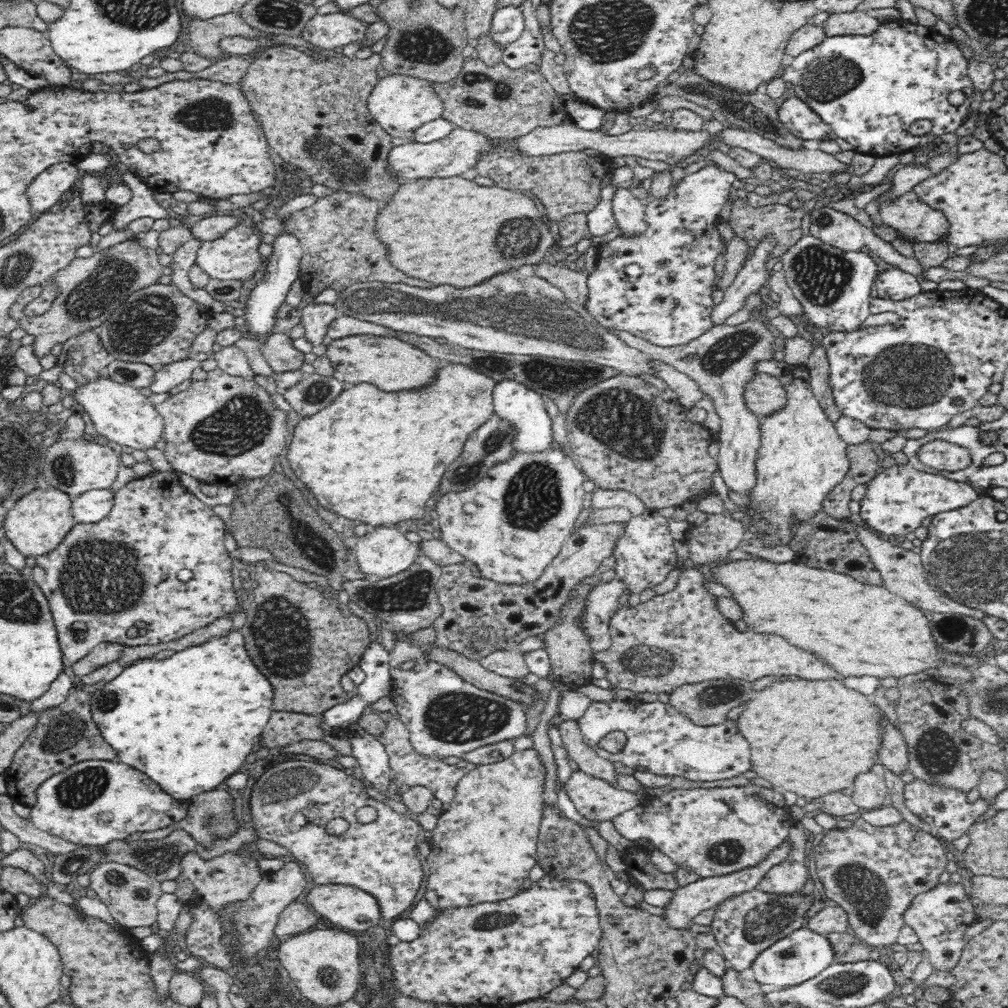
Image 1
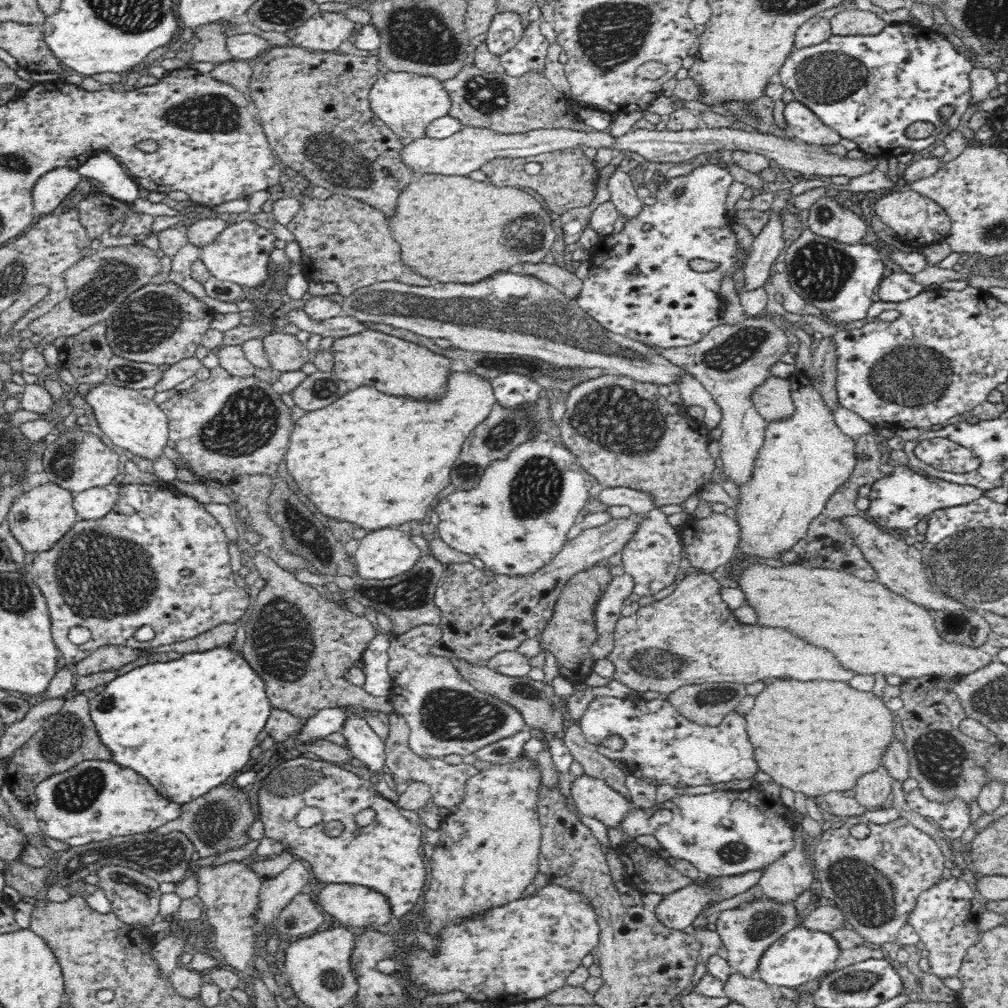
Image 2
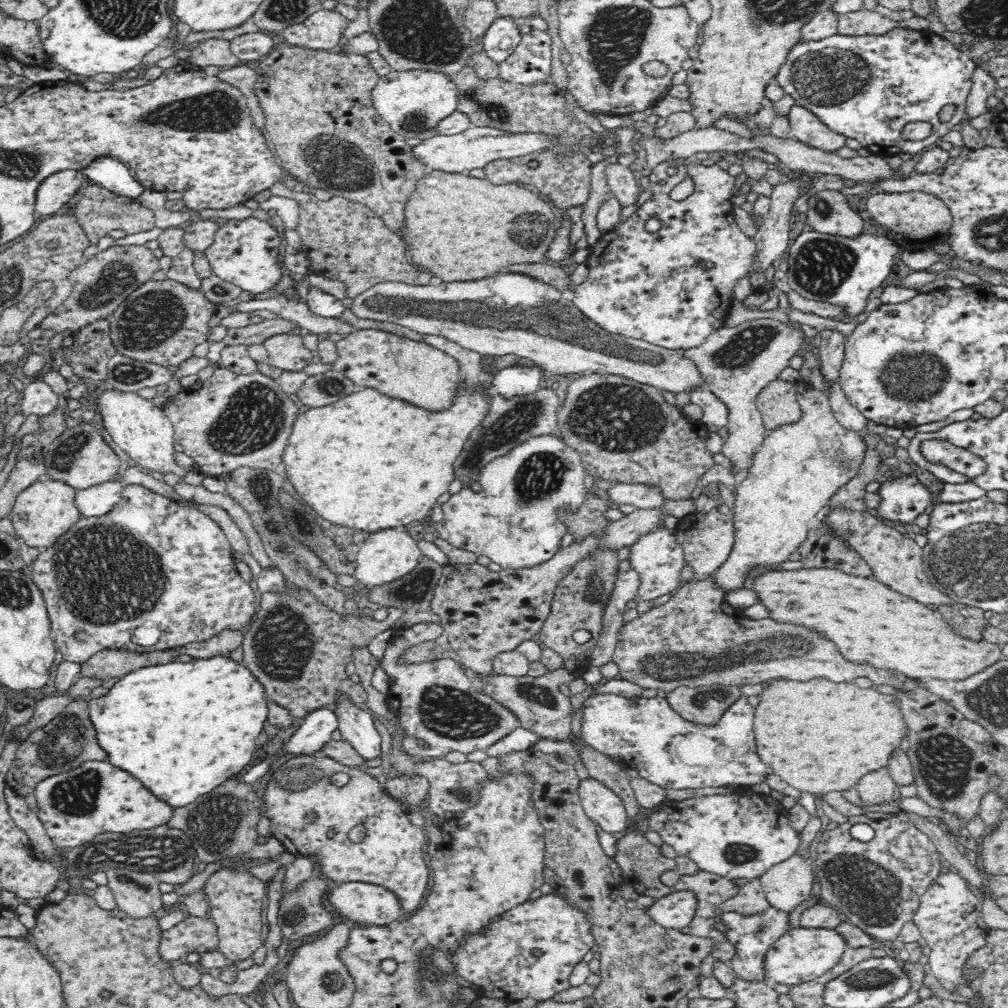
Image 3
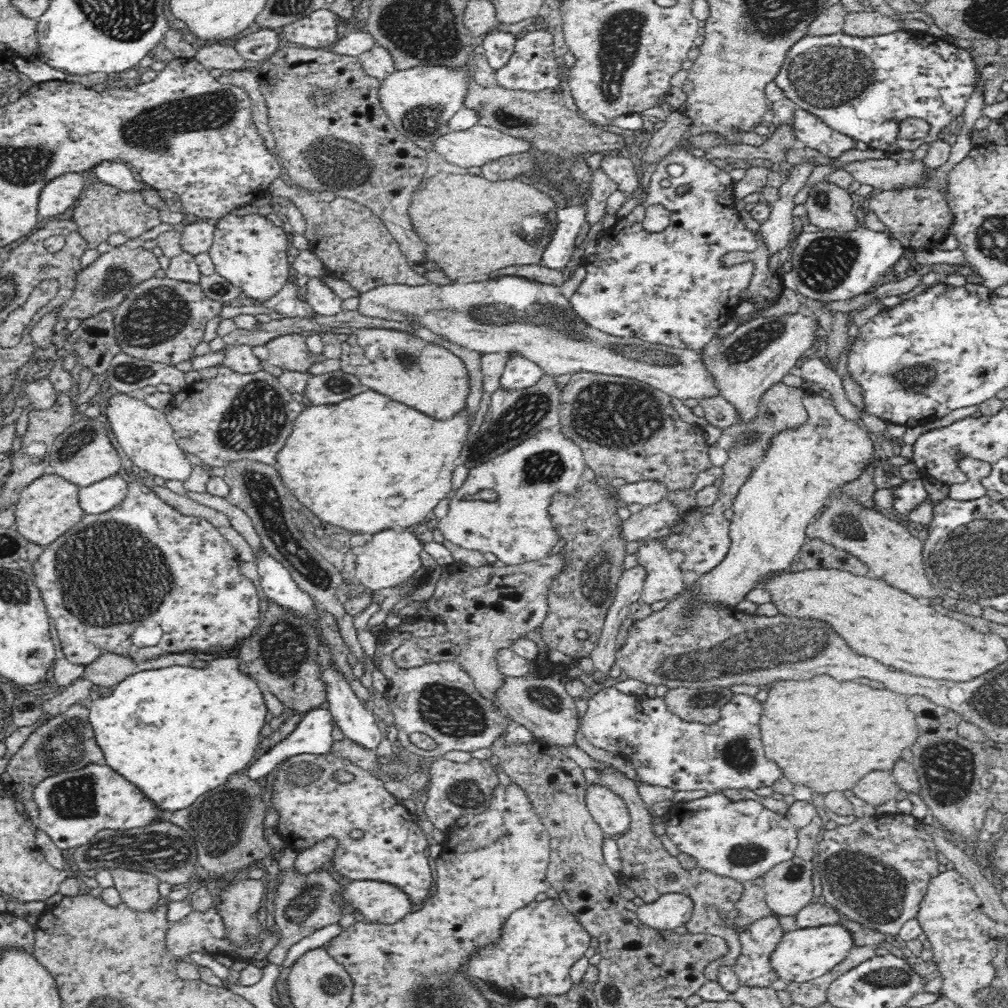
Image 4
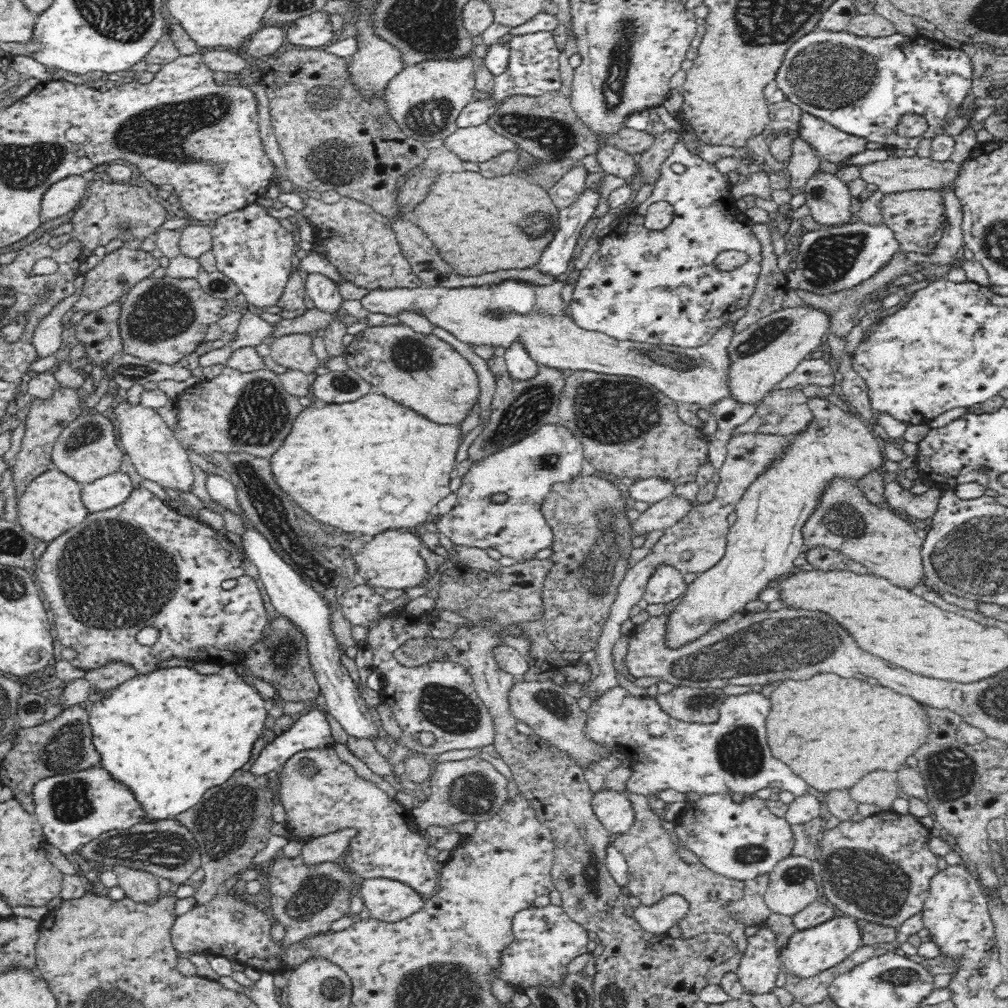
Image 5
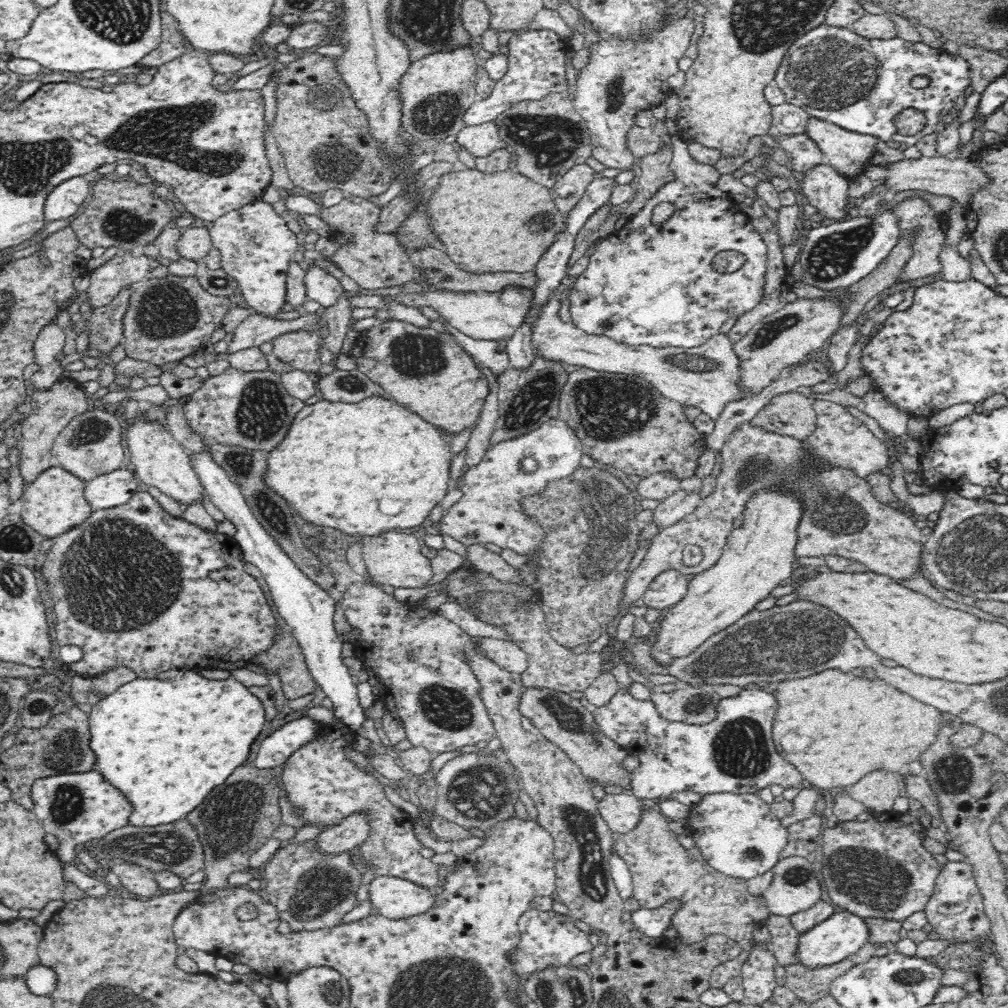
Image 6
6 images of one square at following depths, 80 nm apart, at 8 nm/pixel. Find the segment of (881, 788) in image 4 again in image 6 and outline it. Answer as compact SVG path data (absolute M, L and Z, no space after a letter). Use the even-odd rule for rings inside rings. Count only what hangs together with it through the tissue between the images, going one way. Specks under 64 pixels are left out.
M876 770L863 776L856 784L844 788L844 793L883 813L893 808L895 798L903 794L902 773Z

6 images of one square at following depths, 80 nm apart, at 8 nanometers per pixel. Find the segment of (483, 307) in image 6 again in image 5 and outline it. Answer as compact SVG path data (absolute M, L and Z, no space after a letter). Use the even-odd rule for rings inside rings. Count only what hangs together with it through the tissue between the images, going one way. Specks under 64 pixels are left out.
M555 280L546 286L534 286L526 282L502 282L498 286L478 288L440 288L420 286L414 289L374 289L360 299L361 305L370 313L384 313L397 316L398 311L411 310L426 315L433 326L444 328L458 340L466 344L490 344L494 348L506 348L512 341L520 339L528 349L530 357L538 364L550 366L560 371L588 370L602 374L635 376L654 385L665 397L677 403L698 404L710 415L708 422L701 429L708 438L718 429L714 419L714 406L724 398L732 397L730 390L732 359L728 346L733 334L730 325L725 325L704 345L695 349L683 349L677 346L653 345L648 343L619 341L601 332L581 329L566 311L566 303L560 297L563 283Z

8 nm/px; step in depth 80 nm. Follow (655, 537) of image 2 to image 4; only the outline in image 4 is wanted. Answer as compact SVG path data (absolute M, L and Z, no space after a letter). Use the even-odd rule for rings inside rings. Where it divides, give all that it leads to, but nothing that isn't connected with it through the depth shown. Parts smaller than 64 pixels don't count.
M662 537L644 539L637 552L638 564L643 564L648 570L648 579L641 598L650 605L660 600L672 601L688 588L680 569L680 564L685 560L684 553L680 550L664 550L661 540Z

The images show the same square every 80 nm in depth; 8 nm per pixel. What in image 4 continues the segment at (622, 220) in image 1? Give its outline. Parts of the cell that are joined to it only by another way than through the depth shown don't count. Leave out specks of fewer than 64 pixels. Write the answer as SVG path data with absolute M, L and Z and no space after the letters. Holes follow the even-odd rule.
M608 152L603 155L600 168L618 183L618 189L626 191L629 197L636 196L640 190L640 171L634 165L633 159L618 154L608 154Z

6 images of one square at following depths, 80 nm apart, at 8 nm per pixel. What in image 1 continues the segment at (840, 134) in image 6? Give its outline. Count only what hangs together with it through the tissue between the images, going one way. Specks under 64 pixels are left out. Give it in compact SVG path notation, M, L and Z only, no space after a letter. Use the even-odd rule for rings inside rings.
M793 96L778 108L779 120L791 134L802 142L807 140L836 140L837 137L829 124L821 121L806 102Z

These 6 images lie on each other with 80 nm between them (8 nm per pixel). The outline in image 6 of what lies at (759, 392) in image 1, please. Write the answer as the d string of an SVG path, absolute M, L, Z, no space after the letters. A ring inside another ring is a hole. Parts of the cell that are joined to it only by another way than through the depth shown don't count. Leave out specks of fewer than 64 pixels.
M797 391L780 394L751 420L768 431L806 441L816 430L815 399Z

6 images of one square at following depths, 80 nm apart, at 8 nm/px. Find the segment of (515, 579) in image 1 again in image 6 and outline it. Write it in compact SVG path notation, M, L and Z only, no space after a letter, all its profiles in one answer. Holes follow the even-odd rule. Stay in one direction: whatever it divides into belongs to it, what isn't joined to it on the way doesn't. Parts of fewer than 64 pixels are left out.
M550 417L539 427L516 435L516 438L498 441L489 447L478 464L471 466L462 475L460 490L463 496L444 511L438 523L441 534L447 534L466 546L491 542L520 555L531 553L543 539L543 532L535 522L521 513L520 498L543 491L548 481L571 475L580 466L582 454L582 441L576 431L558 417ZM524 456L534 457L538 461L536 472L521 472L519 462Z

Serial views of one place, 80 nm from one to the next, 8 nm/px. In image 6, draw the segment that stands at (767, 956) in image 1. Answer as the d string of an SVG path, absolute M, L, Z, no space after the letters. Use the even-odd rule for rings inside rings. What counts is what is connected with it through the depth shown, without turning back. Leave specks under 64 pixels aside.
M838 909L830 918L823 920L798 938L798 949L796 950L798 962L810 967L831 965L858 952L870 938L870 927L867 921L868 919L858 914Z

